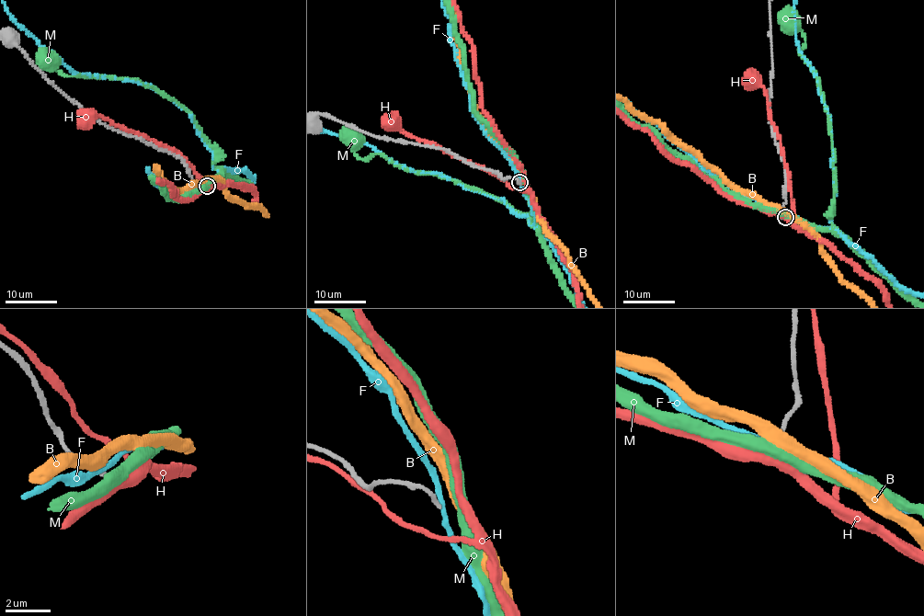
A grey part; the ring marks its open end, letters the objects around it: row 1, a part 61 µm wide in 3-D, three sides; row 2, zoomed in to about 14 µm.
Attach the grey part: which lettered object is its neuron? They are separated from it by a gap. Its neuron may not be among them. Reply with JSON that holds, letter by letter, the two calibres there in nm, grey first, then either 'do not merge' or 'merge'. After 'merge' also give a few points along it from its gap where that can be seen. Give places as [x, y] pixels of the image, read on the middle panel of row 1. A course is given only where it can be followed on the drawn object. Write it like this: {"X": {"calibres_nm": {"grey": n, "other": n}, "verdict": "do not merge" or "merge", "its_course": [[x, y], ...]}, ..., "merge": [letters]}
{"B": {"calibres_nm": {"grey": 180, "other": 460}, "verdict": "do not merge"}, "F": {"calibres_nm": {"grey": 180, "other": 200}, "verdict": "do not merge"}, "H": {"calibres_nm": {"grey": 180, "other": 360}, "verdict": "do not merge"}, "M": {"calibres_nm": {"grey": 180, "other": 460}, "verdict": "do not merge"}, "merge": []}

